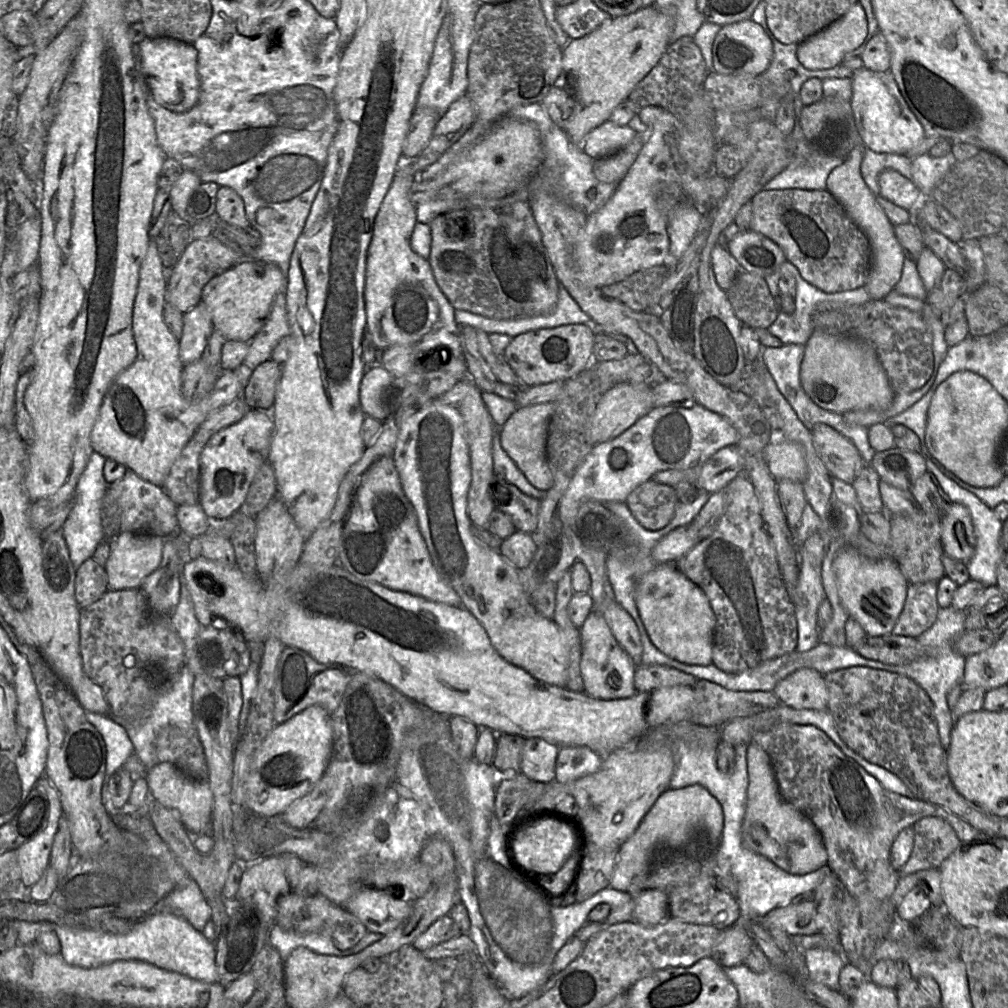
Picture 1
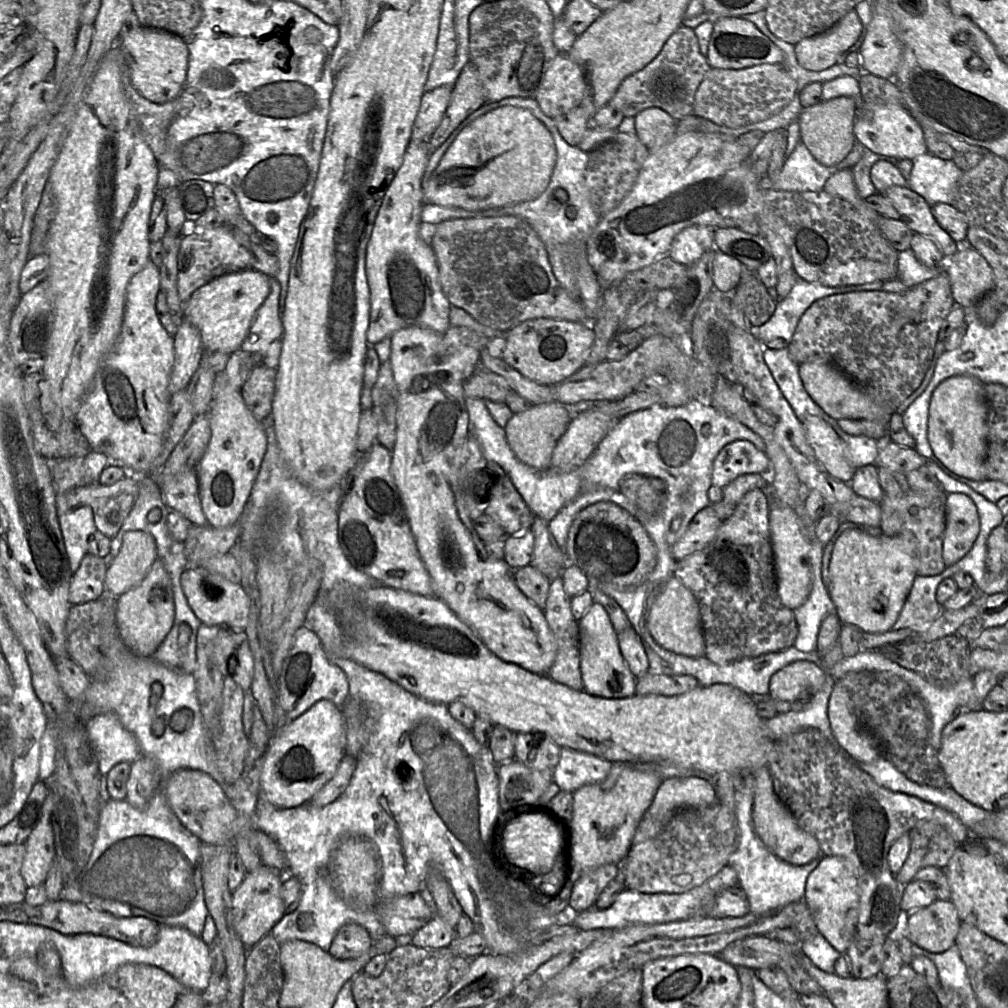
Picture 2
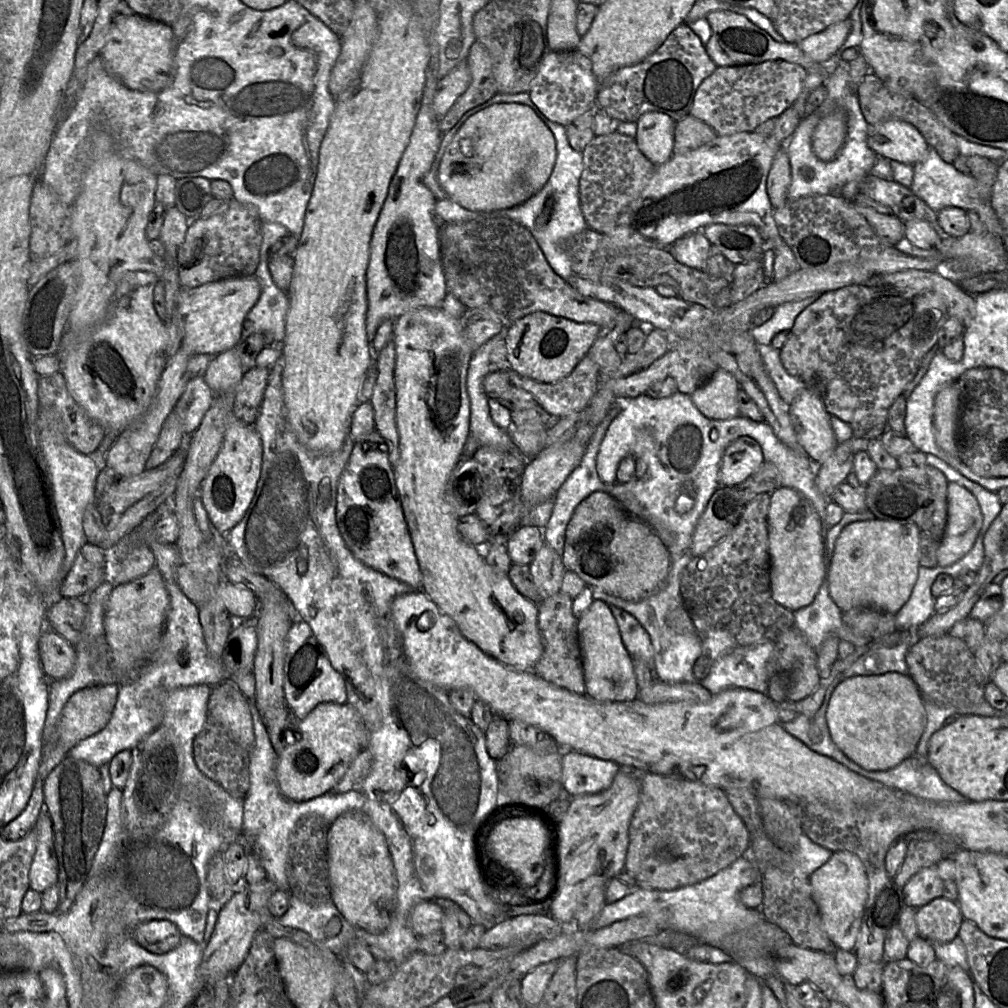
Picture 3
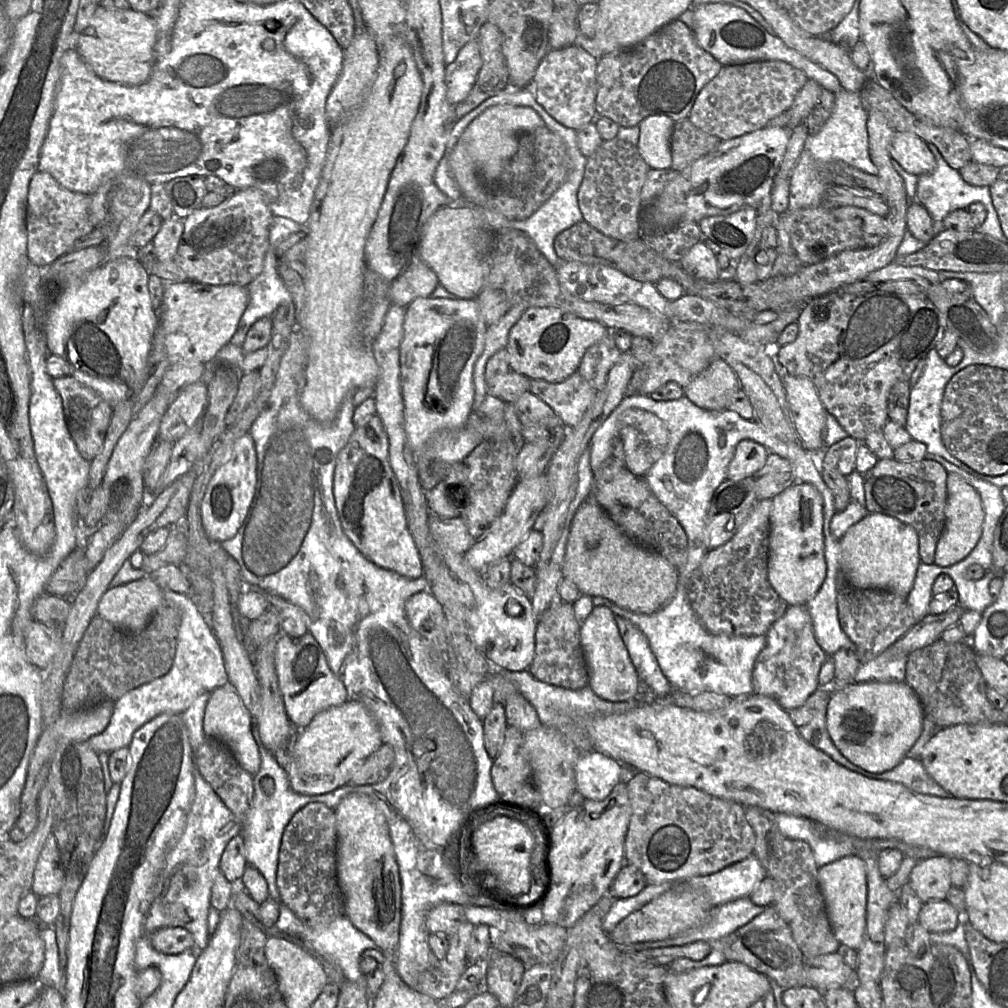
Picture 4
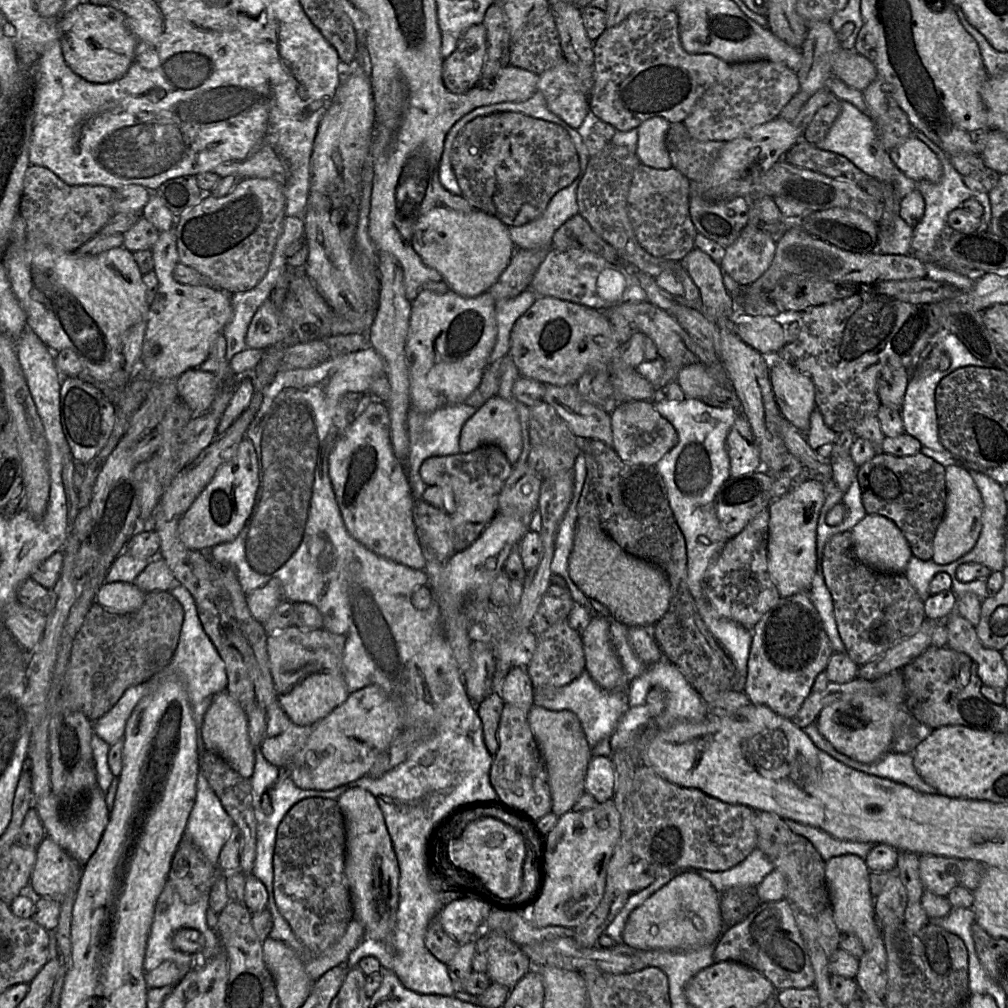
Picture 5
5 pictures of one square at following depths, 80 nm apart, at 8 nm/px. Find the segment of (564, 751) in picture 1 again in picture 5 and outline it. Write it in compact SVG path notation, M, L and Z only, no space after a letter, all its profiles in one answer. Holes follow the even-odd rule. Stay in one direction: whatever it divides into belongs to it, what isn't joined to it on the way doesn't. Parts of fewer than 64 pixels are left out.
M593 756L589 762L585 778L585 790L598 803L613 798L615 771L612 760L607 756Z

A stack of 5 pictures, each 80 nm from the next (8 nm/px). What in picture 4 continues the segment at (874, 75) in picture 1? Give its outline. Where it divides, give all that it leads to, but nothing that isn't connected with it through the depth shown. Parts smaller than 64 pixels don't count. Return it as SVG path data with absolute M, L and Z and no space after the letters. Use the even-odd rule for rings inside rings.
M897 132L888 146L888 152L905 171L918 177L931 173L936 167L935 157L927 143L912 132Z

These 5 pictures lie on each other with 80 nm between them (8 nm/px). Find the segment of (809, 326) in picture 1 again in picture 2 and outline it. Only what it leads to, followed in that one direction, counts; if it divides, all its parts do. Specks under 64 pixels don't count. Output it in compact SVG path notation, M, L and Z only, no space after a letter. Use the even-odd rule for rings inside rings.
M796 277L791 292L785 298L776 301L776 309L772 317L762 326L754 328L753 333L762 343L774 338L782 338L786 343L789 343L800 318L816 300L834 294L881 290L882 285L883 282L869 282L825 289L828 286L810 283L801 277Z

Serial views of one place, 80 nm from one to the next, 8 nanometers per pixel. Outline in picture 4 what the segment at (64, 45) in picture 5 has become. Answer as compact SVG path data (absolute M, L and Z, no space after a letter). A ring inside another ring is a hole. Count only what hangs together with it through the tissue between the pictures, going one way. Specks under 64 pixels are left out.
M98 6L88 27L78 35L74 49L100 78L137 86L149 78L154 60L156 27L151 16L133 9Z

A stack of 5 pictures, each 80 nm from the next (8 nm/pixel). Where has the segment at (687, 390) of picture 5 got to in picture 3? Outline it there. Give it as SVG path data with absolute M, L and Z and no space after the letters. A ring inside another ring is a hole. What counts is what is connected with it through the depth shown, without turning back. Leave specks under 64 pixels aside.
M717 368L713 375L691 395L697 409L711 419L726 420L741 416L737 396L741 387L728 371Z

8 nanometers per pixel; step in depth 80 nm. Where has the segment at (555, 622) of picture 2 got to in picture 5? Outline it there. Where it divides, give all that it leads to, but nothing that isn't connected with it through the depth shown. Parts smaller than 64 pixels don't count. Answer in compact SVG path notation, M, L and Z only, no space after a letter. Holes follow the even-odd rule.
M561 620L537 636L537 647L526 670L533 684L533 706L545 708L545 703L552 700L564 686L575 681L585 670L586 662L581 635L569 625L568 620Z

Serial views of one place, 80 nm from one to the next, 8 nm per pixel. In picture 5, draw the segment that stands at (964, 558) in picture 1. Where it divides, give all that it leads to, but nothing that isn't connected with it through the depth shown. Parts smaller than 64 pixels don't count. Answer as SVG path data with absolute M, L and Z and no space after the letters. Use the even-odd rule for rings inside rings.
M950 465L946 471L946 508L933 540L932 560L946 565L966 555L976 544L983 526L983 500L966 469Z

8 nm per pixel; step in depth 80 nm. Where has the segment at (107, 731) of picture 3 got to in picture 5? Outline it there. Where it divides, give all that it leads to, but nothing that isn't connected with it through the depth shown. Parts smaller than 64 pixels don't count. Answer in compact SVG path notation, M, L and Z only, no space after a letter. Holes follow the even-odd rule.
M179 586L176 589L172 589L170 593L176 599L182 600L185 604L180 640L171 665L173 665L173 668L184 682L191 703L196 705L208 696L214 696L227 690L228 674L226 665L203 627L195 600L190 591L184 590ZM145 682L128 688L116 705L106 715L95 721L95 734L110 746L124 740L129 717L138 702L150 692L153 685L154 682Z

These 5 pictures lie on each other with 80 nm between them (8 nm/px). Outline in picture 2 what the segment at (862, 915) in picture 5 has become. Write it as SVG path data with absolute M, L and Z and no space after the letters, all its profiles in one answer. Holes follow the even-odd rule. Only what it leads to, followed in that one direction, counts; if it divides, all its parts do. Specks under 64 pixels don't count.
M823 856L806 881L804 901L812 913L817 931L840 954L844 954L856 936L859 914L857 879L846 861Z

